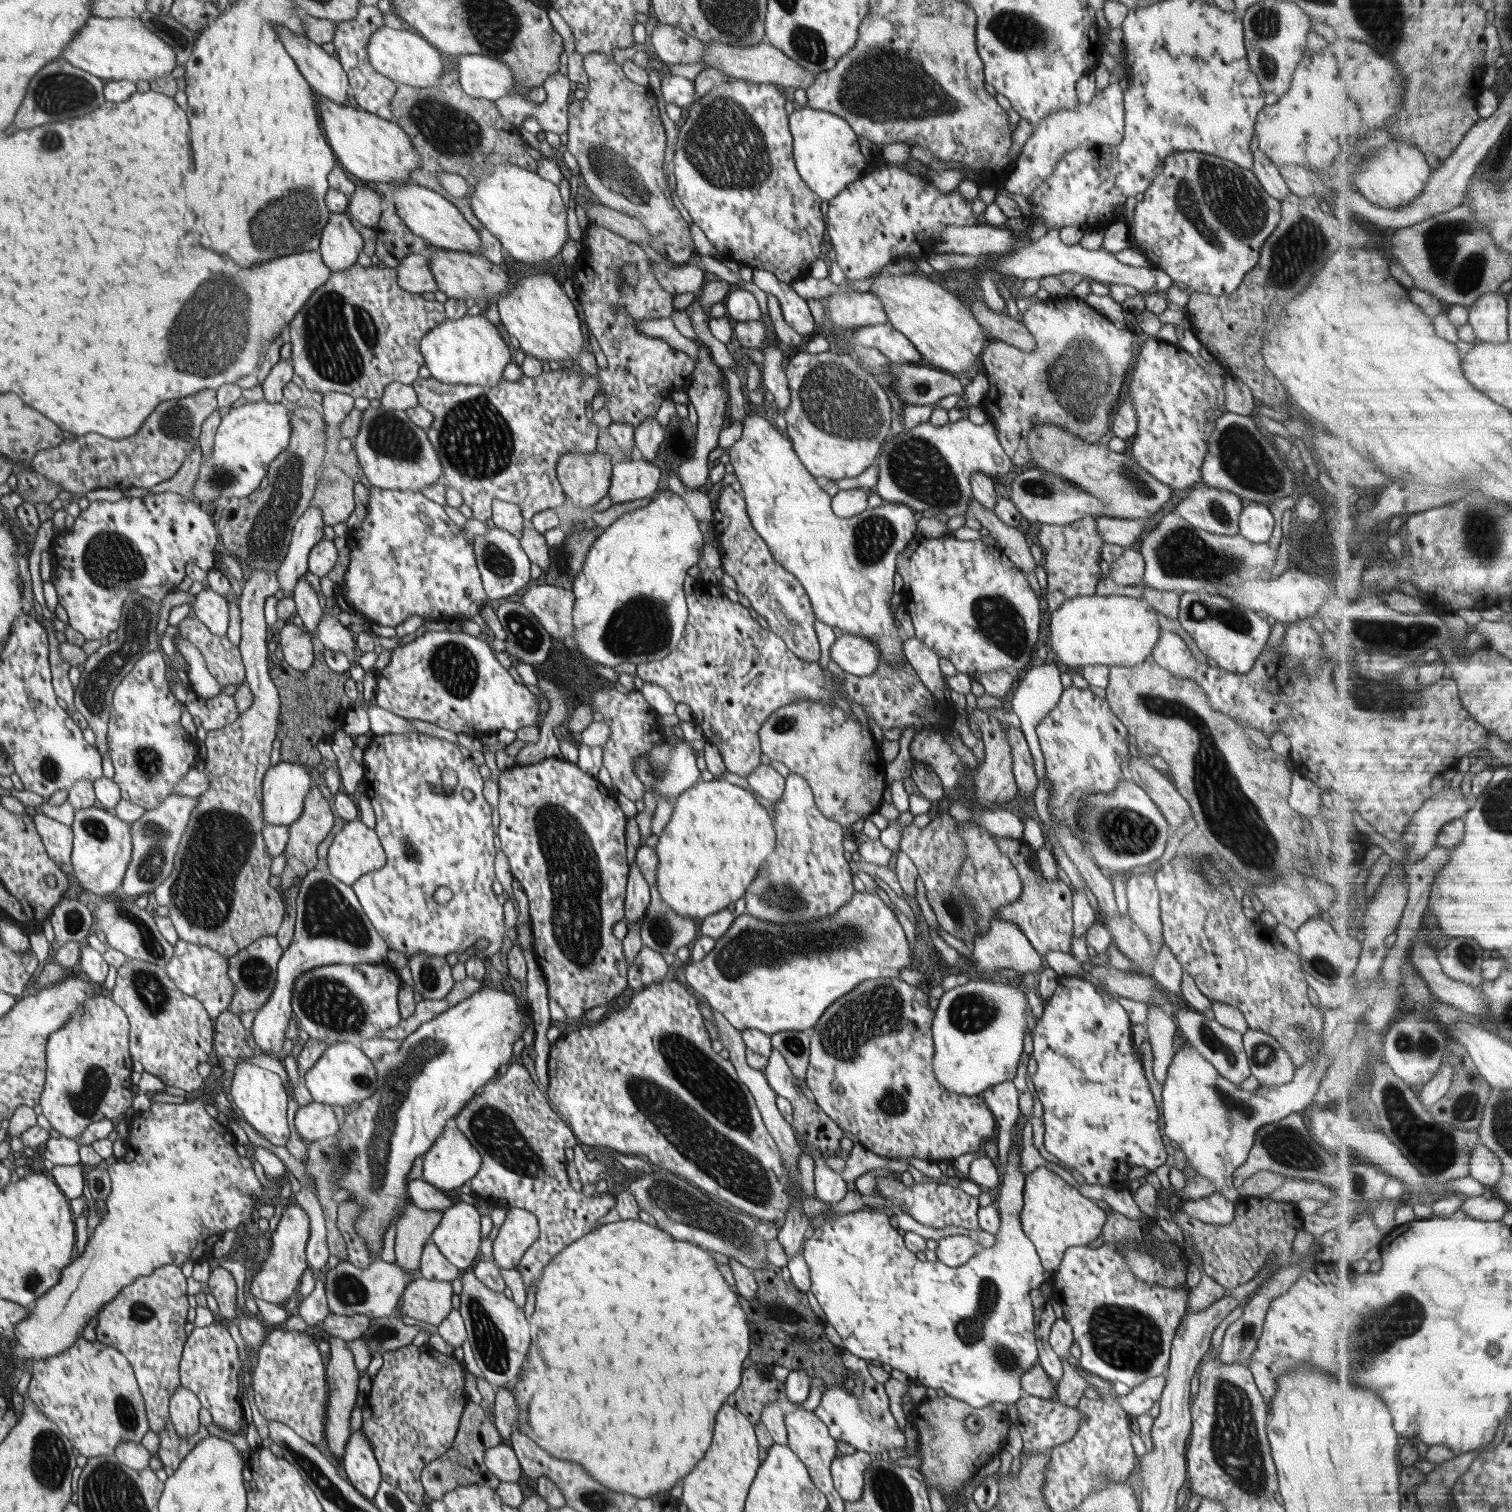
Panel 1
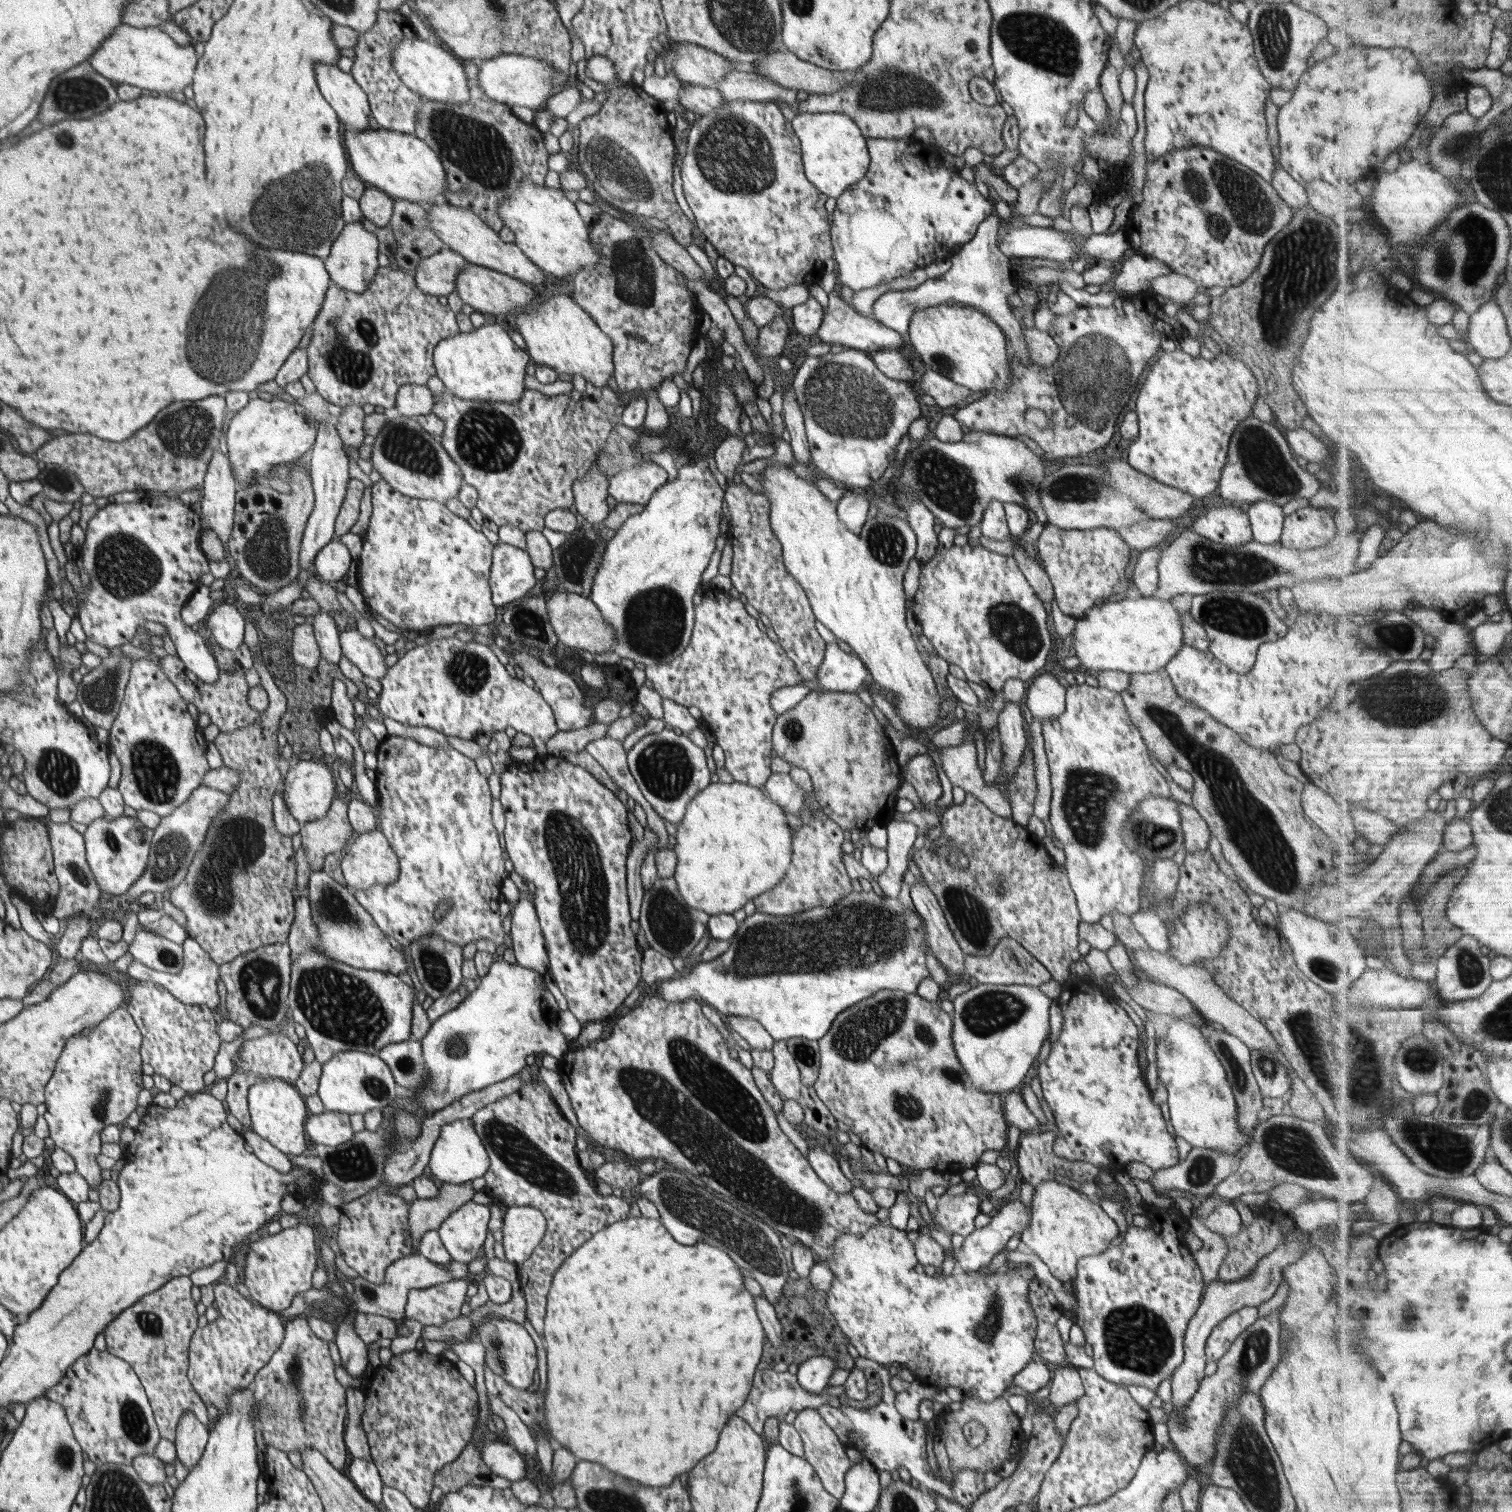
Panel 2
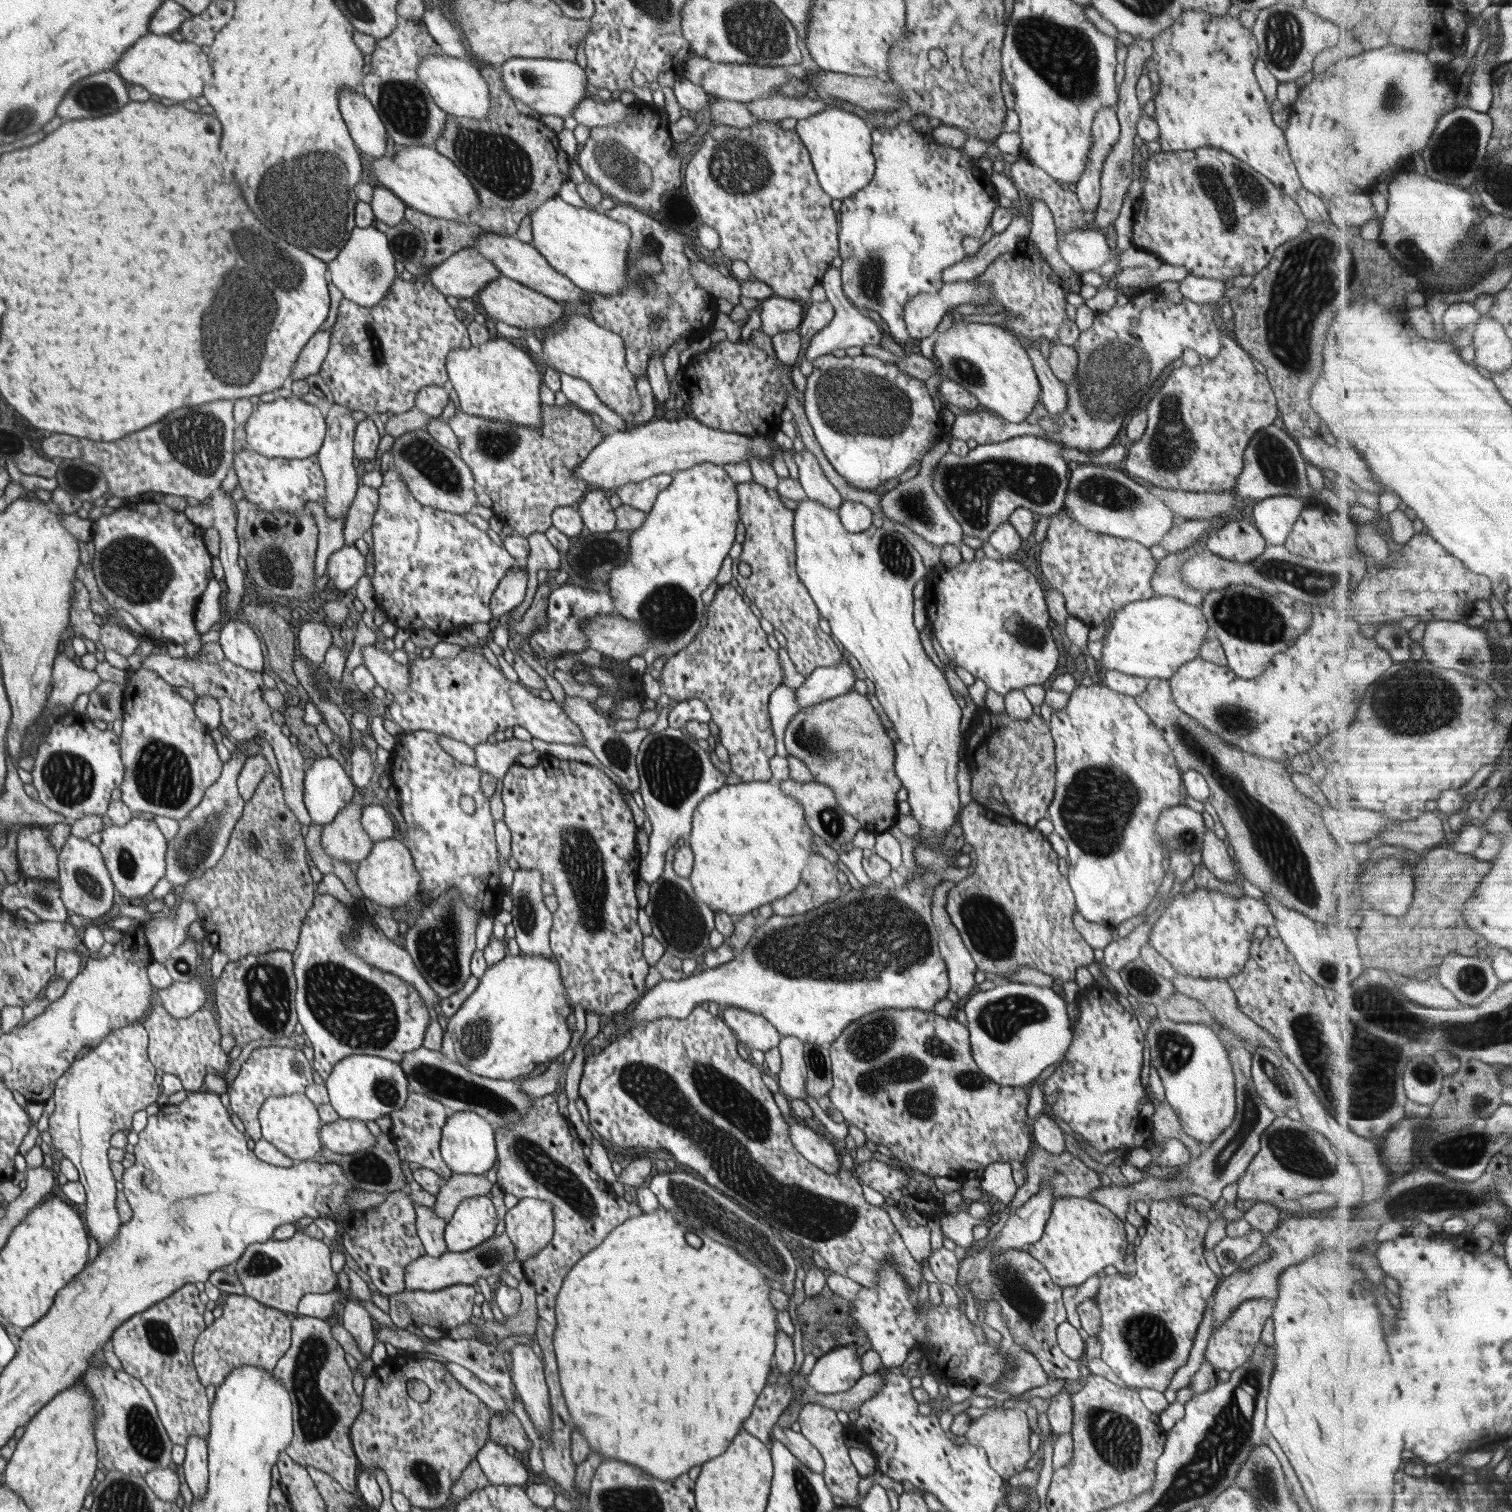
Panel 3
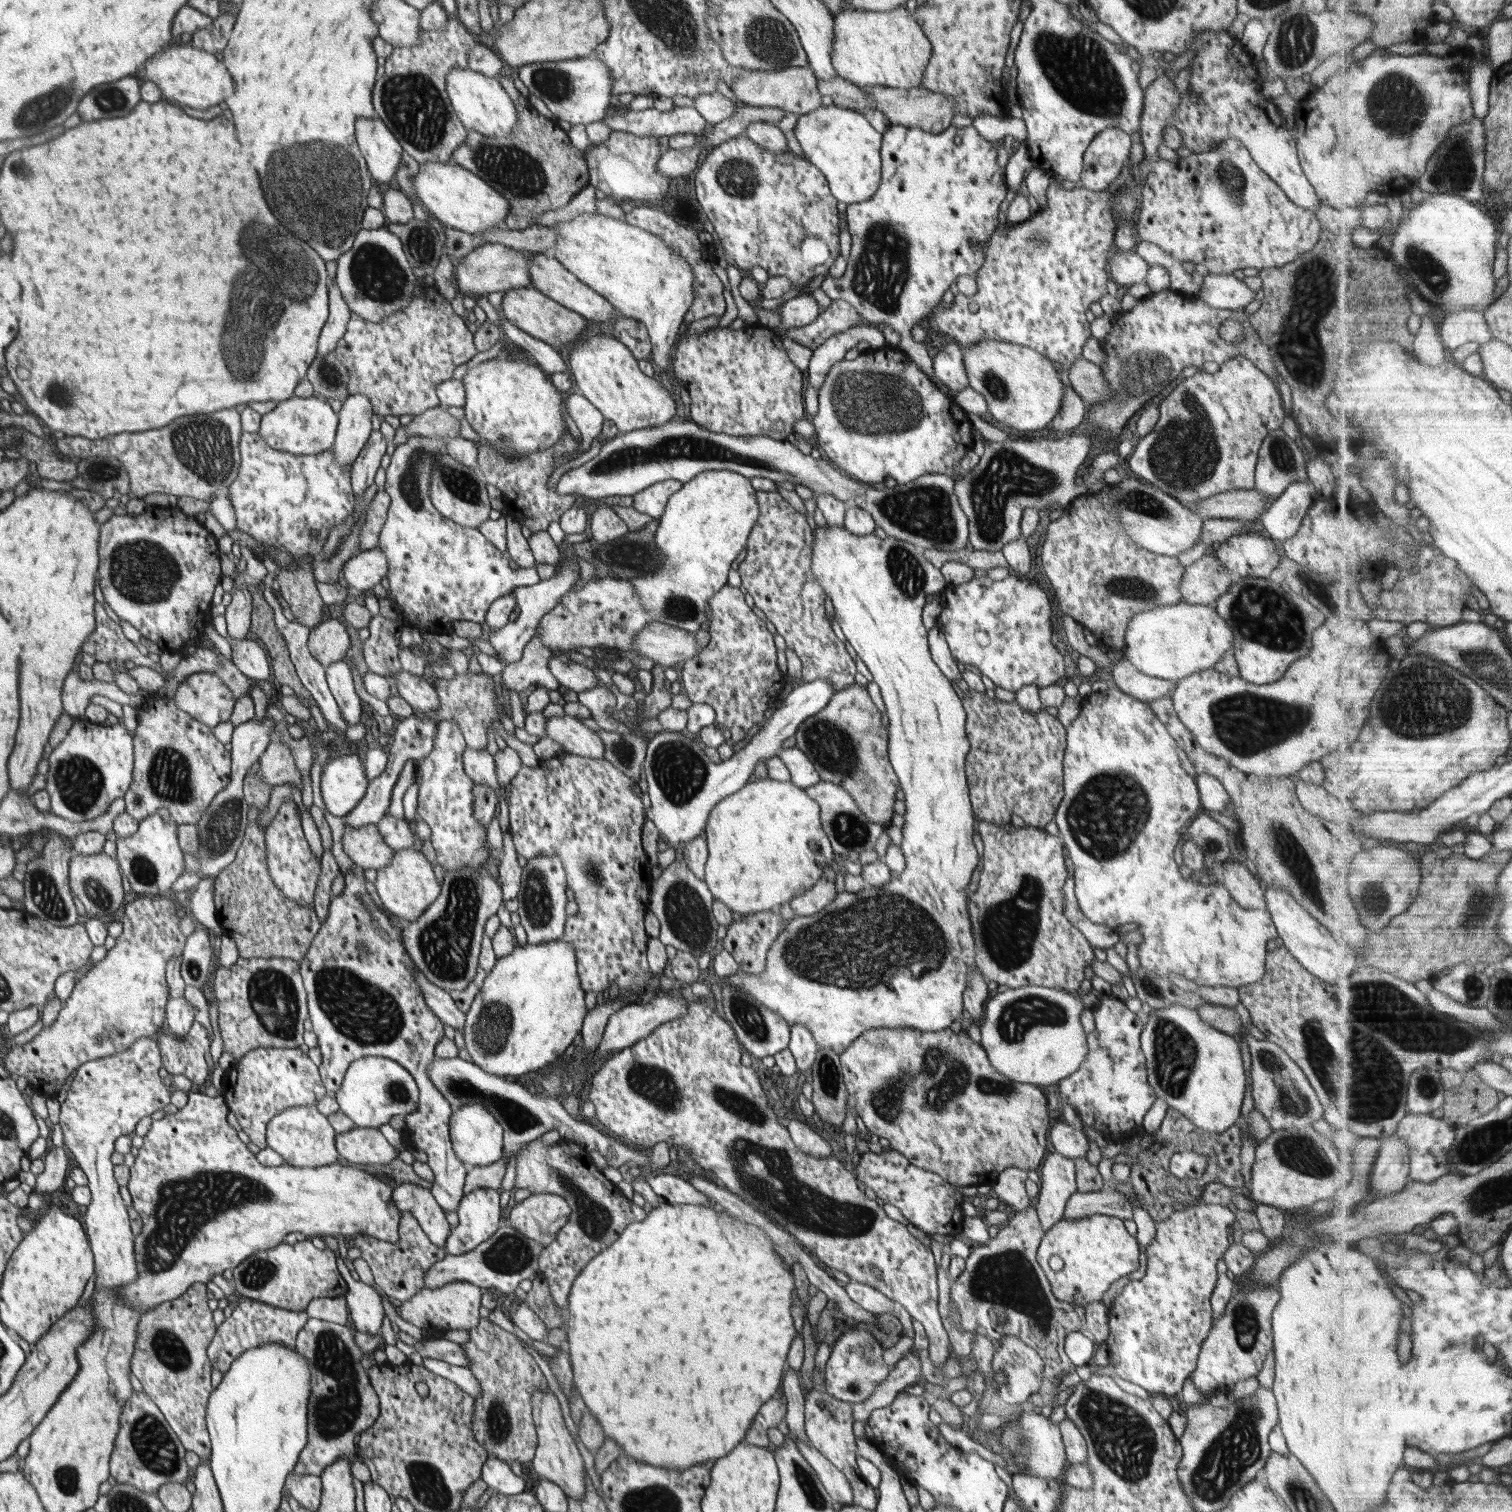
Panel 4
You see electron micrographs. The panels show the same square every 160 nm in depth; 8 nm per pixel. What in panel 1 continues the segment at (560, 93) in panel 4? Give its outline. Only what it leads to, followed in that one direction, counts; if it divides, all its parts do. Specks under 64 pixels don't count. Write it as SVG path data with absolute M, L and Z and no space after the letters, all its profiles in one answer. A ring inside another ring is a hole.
M477 54L458 56L460 86L470 97L495 101L516 93L512 69L501 60Z

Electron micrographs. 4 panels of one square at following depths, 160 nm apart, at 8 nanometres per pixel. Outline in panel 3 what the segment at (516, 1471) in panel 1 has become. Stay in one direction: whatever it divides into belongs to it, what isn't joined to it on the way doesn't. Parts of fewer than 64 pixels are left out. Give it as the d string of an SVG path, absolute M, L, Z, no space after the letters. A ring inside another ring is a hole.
M491 1439L479 1451L476 1462L481 1466L492 1485L524 1487L530 1478L526 1466L521 1462L521 1456L511 1456L504 1446L496 1444Z

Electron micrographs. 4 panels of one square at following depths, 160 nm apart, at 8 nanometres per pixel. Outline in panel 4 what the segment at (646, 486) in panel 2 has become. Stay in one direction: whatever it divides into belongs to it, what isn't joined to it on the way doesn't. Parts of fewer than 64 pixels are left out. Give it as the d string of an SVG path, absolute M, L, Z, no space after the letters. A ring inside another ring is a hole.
M661 480L654 483L633 496L632 507L642 514L648 514L653 519L658 519L664 514L672 493L678 492L682 485L683 483L679 480Z

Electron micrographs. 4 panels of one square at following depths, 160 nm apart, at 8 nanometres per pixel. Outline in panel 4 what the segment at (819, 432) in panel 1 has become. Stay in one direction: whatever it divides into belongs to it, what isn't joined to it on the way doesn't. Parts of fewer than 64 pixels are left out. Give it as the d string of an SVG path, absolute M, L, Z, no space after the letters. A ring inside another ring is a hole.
M882 346L861 354L855 360L843 359L828 369L824 384L821 385L821 388L818 388L818 391L818 413L814 417L810 417L810 422L816 428L814 441L816 441L817 447L827 460L830 460L837 468L861 483L872 486L876 482L885 481L886 478L894 478L897 484L908 484L925 474L945 474L954 478L959 474L961 458L965 455L965 452L968 452L974 446L974 438L972 438L973 426L966 416L966 412L954 400L954 396L951 398L947 393L943 393L933 380L920 370L900 348Z

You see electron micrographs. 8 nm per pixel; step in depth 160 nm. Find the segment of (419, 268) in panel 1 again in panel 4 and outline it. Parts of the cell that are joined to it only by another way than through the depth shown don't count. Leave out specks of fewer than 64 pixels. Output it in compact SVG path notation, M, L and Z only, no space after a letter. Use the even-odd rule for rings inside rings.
M498 243L482 244L464 256L464 260L455 267L458 292L480 295L532 287L533 280L529 277L529 260L531 260L531 254L528 251L514 250Z

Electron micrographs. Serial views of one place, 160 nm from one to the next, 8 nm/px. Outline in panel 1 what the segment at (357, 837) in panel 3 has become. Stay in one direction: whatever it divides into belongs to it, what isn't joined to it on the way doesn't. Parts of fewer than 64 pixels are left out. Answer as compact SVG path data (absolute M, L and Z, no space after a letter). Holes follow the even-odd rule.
M314 786L311 789L311 792L307 795L307 801L304 804L303 815L300 816L299 820L296 820L296 823L292 823L289 825L288 830L288 843L284 848L283 854L286 858L286 868L280 875L282 886L279 888L279 893L284 898L285 904L285 892L290 888L296 885L300 886L300 878L306 876L312 869L318 866L318 845L324 842L324 839L328 837L328 834L332 832L332 828L334 828L334 814L330 809L330 804L326 798L322 795L322 792Z

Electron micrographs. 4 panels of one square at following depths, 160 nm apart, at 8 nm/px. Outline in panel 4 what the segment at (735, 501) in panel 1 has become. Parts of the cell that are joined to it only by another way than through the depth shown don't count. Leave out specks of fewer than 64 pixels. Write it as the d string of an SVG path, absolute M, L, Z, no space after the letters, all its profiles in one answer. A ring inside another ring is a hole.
M756 491L760 514L747 540L746 557L737 565L742 586L752 596L755 605L774 624L777 633L784 638L787 648L796 653L802 662L802 678L805 682L827 680L835 692L854 684L856 663L846 651L844 639L826 617L826 594L821 584L812 576L813 530L801 512L796 511L776 492Z

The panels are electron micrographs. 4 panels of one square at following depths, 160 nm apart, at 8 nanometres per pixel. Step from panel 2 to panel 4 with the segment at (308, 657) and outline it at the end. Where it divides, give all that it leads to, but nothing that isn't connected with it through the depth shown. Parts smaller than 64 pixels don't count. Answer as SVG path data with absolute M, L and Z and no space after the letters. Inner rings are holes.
M329 618L312 628L308 637L308 648L313 657L322 667L330 666L339 660L344 660L348 652L350 638L342 622L336 618Z

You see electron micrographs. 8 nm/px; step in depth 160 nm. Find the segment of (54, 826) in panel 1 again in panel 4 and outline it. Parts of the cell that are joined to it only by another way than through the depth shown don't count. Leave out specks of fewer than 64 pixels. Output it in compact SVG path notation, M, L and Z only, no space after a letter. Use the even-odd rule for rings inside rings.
M106 853L92 854L84 856L83 854L74 854L69 862L69 888L74 892L74 896L80 900L85 908L87 917L98 917L107 920L124 902L124 886L118 884L116 878L120 876L116 859L112 859Z

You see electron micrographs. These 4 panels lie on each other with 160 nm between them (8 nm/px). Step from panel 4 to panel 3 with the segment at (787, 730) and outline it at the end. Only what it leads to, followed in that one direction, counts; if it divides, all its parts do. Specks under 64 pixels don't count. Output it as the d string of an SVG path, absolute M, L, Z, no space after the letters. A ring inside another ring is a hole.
M843 659L839 664L815 668L800 687L794 689L800 709L846 694L854 688L856 671ZM672 727L650 733L641 741L636 764L639 791L646 805L644 811L653 828L648 839L648 854L640 861L639 874L652 883L662 876L665 854L690 837L692 815L700 801L712 792L720 791L726 785L727 775L712 765L709 754L698 745L697 739Z

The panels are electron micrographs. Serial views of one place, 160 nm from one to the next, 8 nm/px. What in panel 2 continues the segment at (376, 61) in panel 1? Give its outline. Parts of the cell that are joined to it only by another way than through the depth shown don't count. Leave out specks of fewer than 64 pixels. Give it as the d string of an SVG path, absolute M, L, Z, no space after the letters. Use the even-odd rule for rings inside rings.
M410 33L395 46L392 64L403 83L421 98L460 105L470 100L468 76L462 64L450 54L450 50L444 50L444 46L434 46L434 43Z

